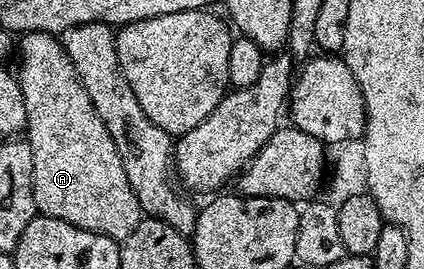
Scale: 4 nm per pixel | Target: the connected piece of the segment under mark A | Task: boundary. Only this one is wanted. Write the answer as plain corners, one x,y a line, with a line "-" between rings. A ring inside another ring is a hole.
91,98
85,99
85,110
81,110
81,146
31,146
31,155
35,157
35,206
38,213
51,218
59,218
71,226
79,226
83,230
91,230
103,234
115,241
122,241
139,226
143,213
135,198
135,190
131,190
131,182
127,182
127,174
123,170
123,162
119,158
119,150
115,150
115,142
111,142
111,134
107,134
107,126
103,126
103,118
95,114
95,106
91,106

